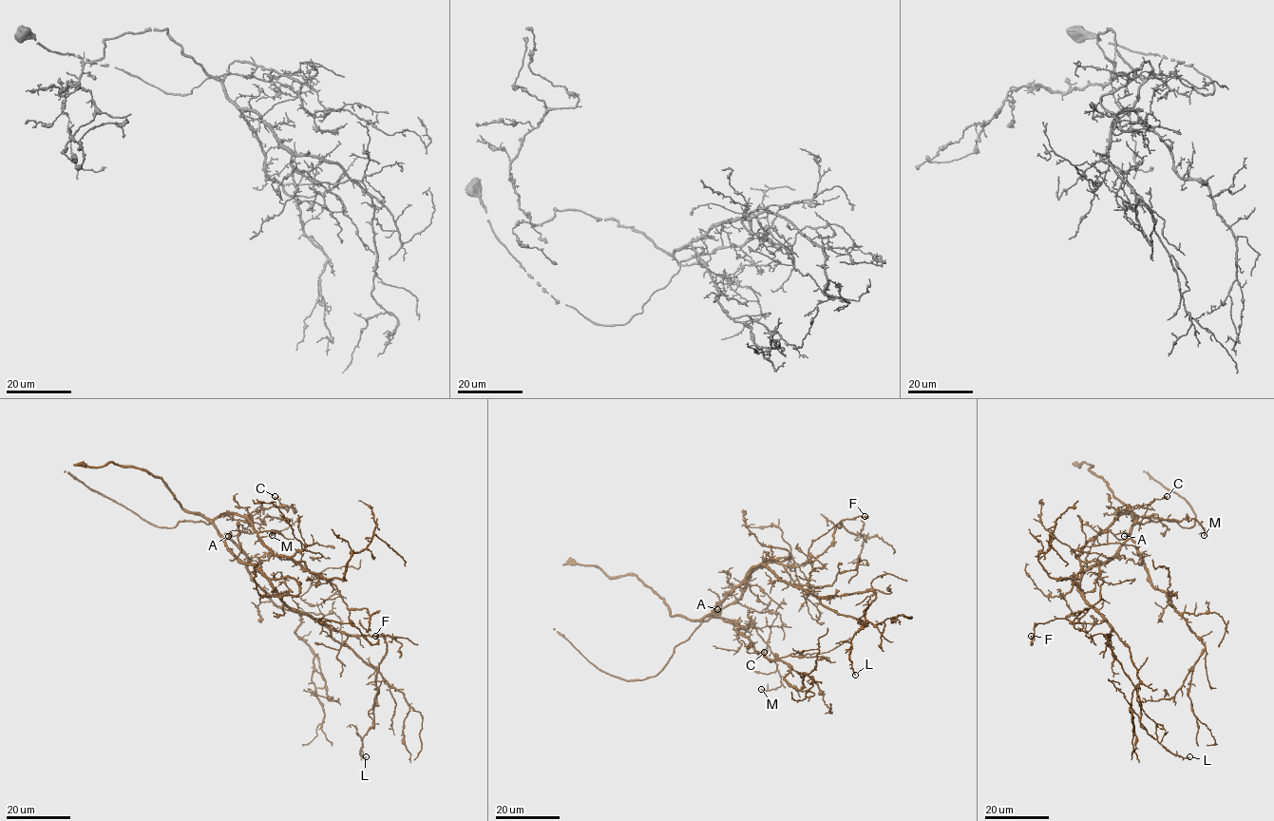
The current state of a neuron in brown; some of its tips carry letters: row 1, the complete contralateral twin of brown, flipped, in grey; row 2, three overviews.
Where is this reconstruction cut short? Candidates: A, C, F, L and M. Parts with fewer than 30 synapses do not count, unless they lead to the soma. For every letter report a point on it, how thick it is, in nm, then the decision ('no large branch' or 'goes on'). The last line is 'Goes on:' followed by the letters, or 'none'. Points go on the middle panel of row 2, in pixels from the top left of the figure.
A: (717, 609) | 120 nm | no large branch
C: (764, 652) | 170 nm | no large branch
F: (865, 516) | 110 nm | no large branch
L: (855, 675) | 190 nm | no large branch
M: (761, 689) | 160 nm | no large branch
Goes on: none

